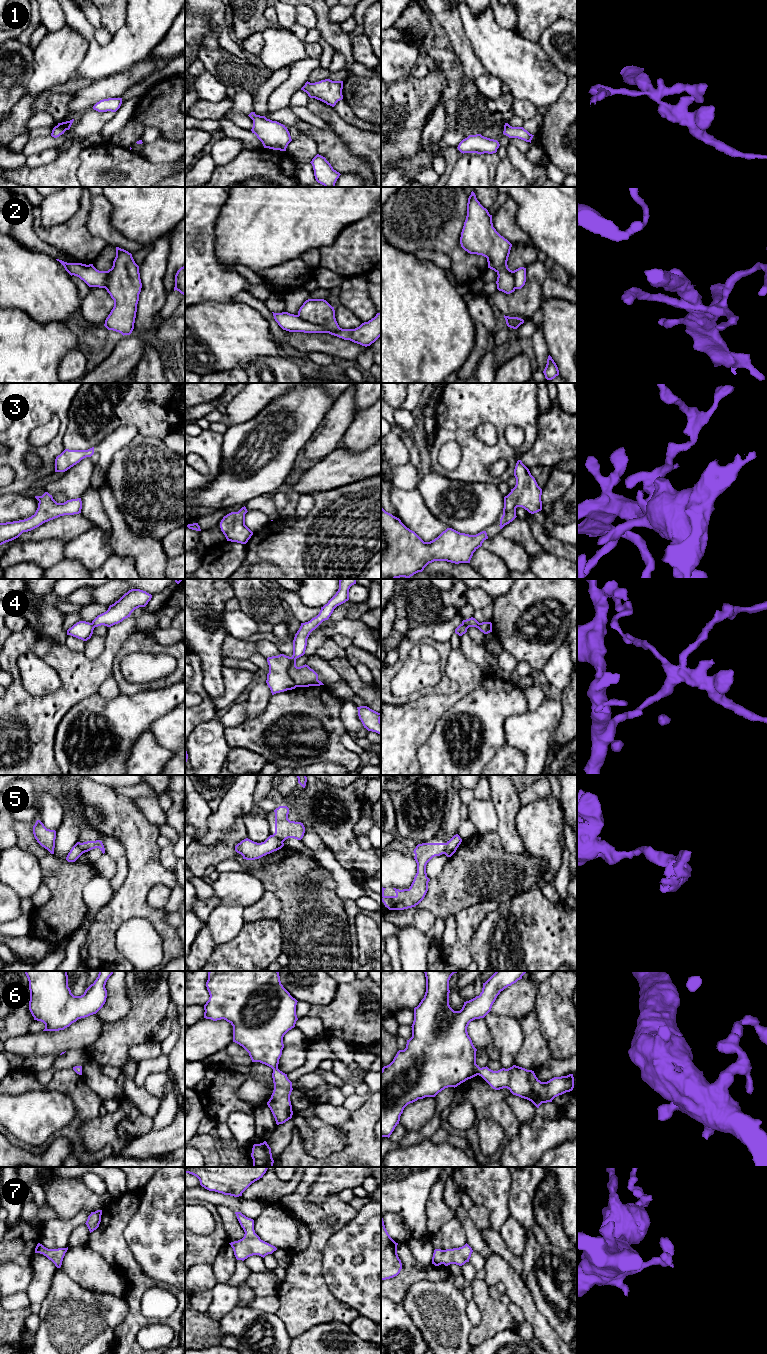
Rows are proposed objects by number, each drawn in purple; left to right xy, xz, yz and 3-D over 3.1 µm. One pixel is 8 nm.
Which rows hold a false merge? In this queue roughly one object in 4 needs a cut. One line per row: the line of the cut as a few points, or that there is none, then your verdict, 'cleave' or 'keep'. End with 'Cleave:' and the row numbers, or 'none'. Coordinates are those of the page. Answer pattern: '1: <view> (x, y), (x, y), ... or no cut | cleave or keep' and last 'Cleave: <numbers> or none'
1: no cut | keep
2: xz (297, 315), (332, 331), (340, 328) | cleave
3: no cut | keep
4: xz (294, 658), (288, 669), (288, 674), (296, 686) | cleave
5: xz (271, 835), (283, 841) | cleave
6: no cut | keep
7: no cut | keep
Cleave: 2, 4, 5

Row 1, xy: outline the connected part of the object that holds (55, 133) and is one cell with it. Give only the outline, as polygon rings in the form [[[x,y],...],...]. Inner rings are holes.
[[[74,119],[62,123],[58,123],[57,126],[55,126],[52,130],[51,136],[54,138],[59,137],[60,135],[64,134],[66,130],[69,130]]]

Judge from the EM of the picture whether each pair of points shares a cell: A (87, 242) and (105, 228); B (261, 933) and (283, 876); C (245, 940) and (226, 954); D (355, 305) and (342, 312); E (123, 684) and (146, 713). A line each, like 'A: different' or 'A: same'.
A: different
B: different
C: same
D: different
E: different

